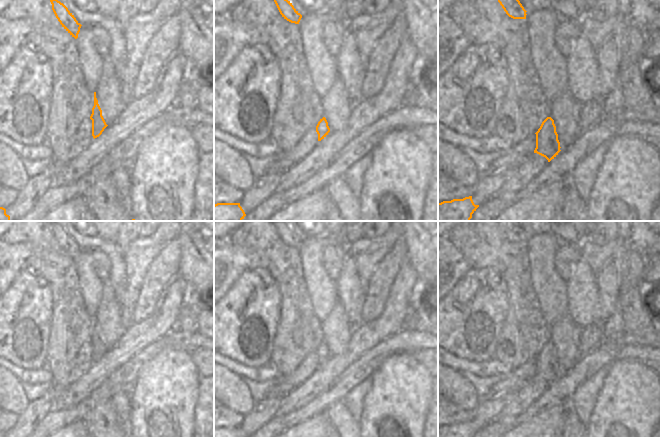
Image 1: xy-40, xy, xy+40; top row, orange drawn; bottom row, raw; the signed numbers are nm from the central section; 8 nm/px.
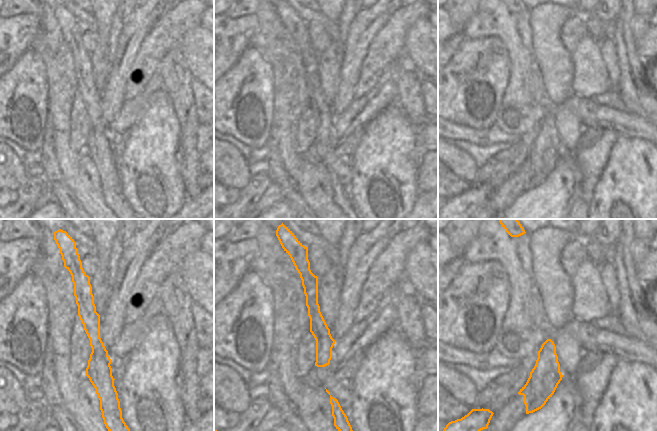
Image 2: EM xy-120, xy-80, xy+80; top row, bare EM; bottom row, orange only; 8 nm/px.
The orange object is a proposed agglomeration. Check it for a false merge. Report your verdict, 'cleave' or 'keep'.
cleave

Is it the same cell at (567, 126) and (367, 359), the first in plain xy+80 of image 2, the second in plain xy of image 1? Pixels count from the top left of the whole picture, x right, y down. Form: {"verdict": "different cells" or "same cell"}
{"verdict": "different cells"}

